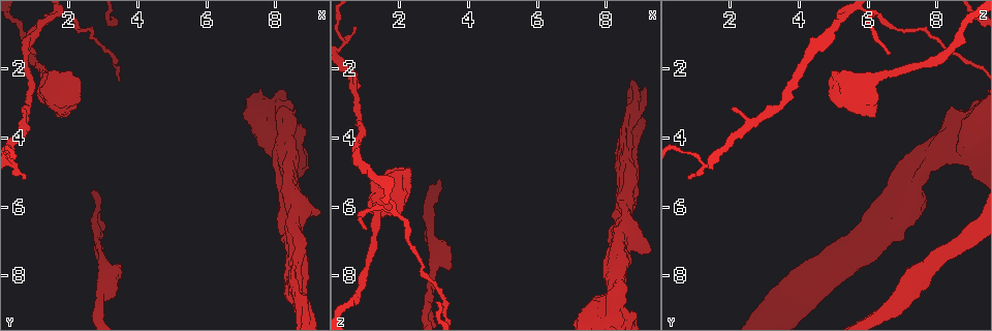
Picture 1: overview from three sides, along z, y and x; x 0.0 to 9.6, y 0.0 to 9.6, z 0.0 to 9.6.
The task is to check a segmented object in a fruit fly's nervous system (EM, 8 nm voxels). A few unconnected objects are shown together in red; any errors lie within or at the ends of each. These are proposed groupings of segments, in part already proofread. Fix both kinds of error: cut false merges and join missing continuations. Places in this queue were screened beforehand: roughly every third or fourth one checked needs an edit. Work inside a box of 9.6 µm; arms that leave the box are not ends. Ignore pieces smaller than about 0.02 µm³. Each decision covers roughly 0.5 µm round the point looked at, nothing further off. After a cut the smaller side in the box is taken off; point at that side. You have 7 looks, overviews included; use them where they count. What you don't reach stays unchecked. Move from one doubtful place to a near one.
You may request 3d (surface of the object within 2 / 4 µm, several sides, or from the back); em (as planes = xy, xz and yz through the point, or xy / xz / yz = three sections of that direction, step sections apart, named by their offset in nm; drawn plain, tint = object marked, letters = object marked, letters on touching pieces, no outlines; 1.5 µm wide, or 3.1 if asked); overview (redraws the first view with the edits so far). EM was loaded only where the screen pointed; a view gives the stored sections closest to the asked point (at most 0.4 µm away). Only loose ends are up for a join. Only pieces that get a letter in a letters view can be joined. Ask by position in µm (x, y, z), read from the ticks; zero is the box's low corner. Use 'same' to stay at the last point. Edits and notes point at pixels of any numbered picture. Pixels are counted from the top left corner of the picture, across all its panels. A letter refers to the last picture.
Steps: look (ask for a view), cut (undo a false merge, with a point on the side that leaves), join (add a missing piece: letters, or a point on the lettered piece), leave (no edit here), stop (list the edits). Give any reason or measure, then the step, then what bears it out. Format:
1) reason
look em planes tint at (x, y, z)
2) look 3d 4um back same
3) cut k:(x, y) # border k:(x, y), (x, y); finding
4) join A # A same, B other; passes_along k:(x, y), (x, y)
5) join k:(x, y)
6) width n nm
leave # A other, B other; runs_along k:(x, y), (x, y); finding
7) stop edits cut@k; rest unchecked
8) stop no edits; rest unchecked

tapers out
look 3d 4um at (0.65, 5.20, 0.85)

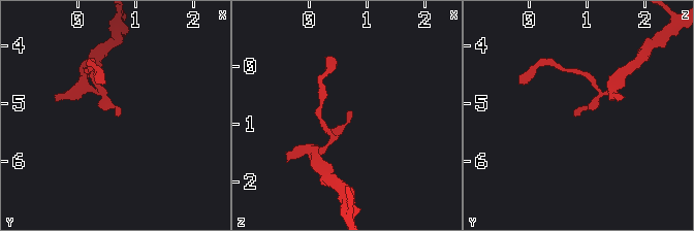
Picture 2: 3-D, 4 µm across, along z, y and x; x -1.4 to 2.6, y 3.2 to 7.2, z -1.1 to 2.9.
shape alone is not enough
look em xy step 4 letters at (0.65, 5.15, 0.80)

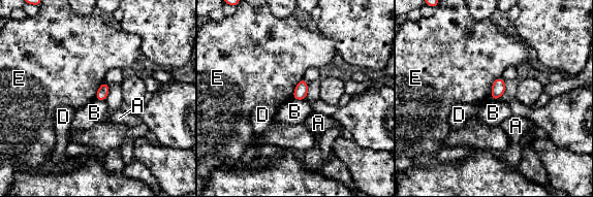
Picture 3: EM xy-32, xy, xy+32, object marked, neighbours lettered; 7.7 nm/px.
another direction
look em planes letters same

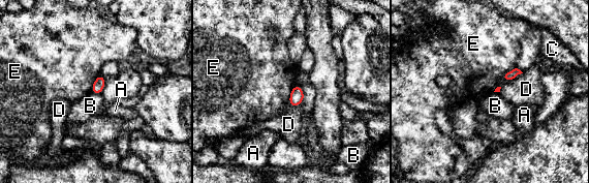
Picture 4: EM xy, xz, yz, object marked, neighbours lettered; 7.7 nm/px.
leave # A other, B other, C other, D other, E other; border 4:(515, 67), (505, 72), (501, 79); none of them fits

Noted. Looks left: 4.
touches itself
look 3d 4um at (8.50, 6.05, 6.15)

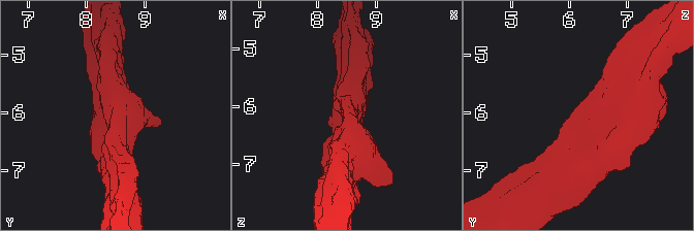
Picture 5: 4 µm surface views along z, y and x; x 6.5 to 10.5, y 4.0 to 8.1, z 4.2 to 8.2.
need the tissue
look em planes letters at (8.50, 6.00, 6.10)

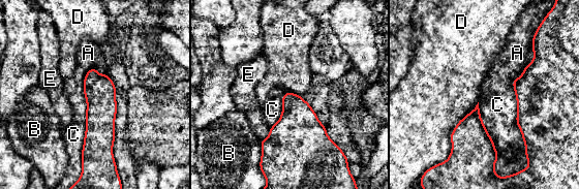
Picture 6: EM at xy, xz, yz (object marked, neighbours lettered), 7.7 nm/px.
leave # A other, B other, C other, D other, E other; runs_along 6:(93, 70), (96, 143), (84, 155); all the same neuron

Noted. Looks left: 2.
branch point
look em planes tint at (2.85, 8.60, 6.90)

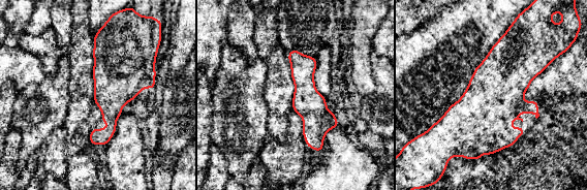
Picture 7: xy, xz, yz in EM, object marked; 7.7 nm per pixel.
look em planes letters same

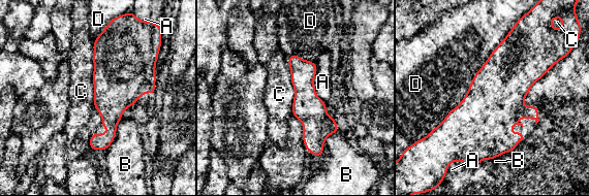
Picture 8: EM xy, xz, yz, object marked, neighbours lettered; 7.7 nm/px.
leave # A other, B other, C other, D other; border 8:(94, 39), (93, 106); continuous, no second neuron

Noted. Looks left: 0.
stop no edits; rest unchecked

